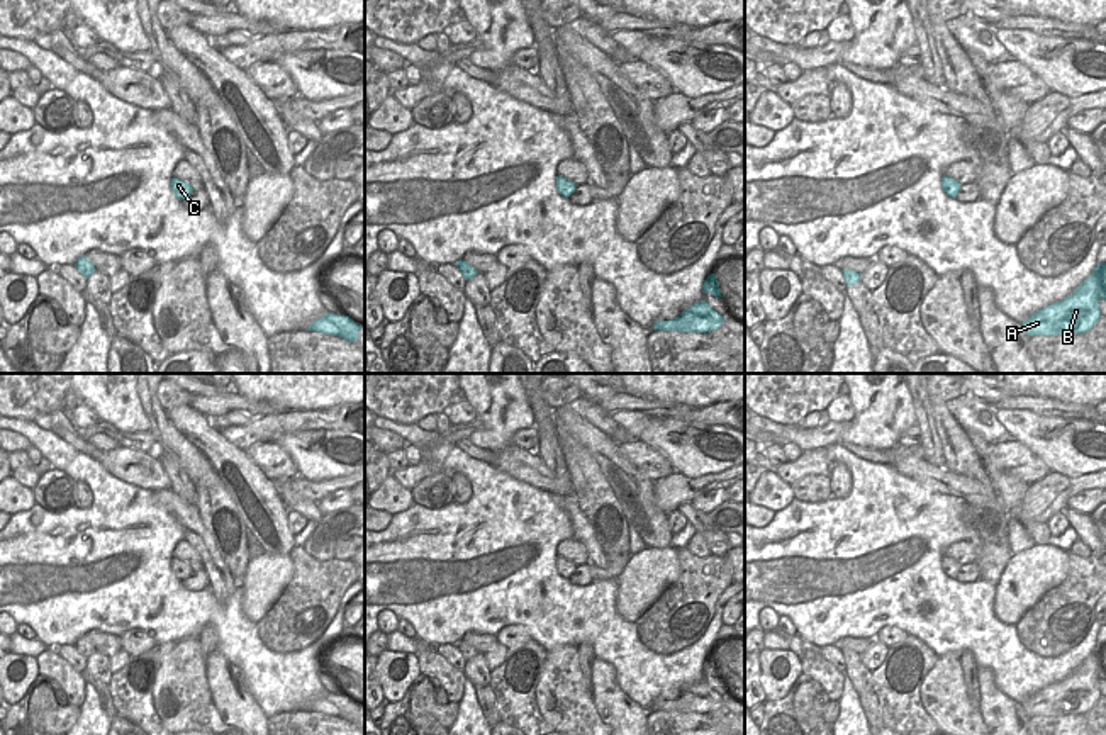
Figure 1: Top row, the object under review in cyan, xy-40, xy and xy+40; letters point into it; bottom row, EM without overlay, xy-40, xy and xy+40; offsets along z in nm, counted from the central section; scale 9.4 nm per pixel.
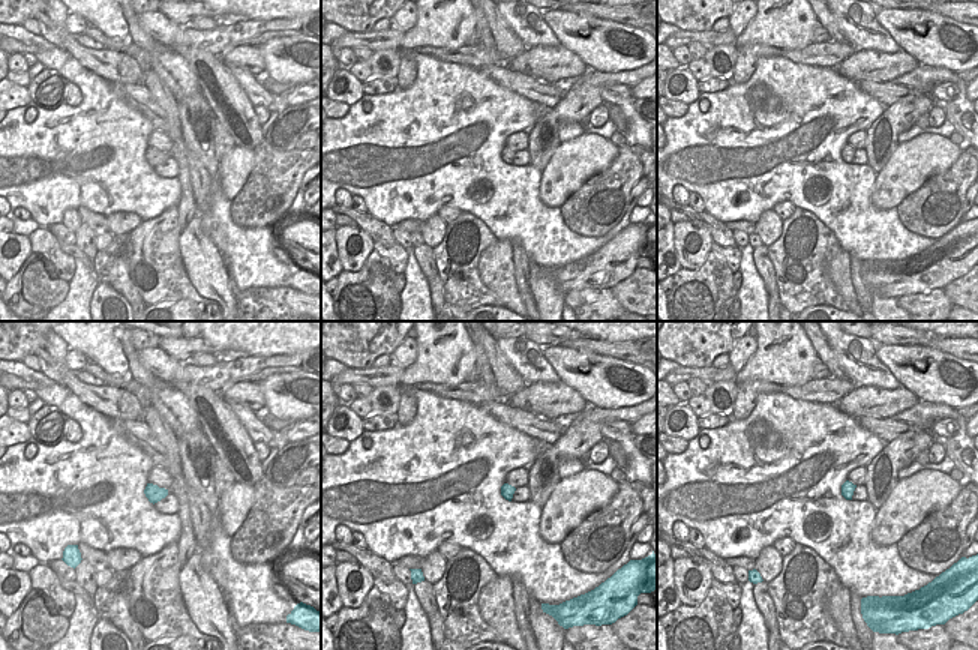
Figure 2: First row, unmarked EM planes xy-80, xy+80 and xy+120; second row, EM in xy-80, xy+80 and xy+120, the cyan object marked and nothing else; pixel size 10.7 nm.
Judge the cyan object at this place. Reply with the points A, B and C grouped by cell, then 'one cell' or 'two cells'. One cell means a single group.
A B / C | two cells

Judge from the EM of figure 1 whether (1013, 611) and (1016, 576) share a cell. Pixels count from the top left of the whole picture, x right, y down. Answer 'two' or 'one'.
one

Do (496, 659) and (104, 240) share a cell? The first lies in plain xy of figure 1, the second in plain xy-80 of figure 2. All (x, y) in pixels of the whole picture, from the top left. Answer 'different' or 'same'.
same

